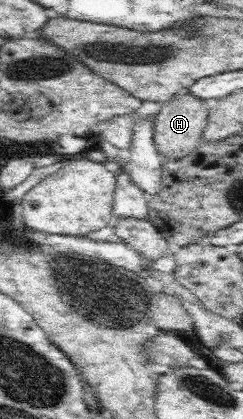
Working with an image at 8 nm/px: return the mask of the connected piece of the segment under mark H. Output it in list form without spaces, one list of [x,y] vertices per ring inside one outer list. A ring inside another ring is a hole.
[[[183,92],[179,98],[171,99],[167,103],[162,104],[161,113],[154,119],[153,144],[155,144],[157,152],[163,156],[163,159],[182,160],[201,144],[200,136],[205,124],[207,124],[207,114],[209,114],[207,109],[203,108],[203,101],[205,100],[199,100]]]

